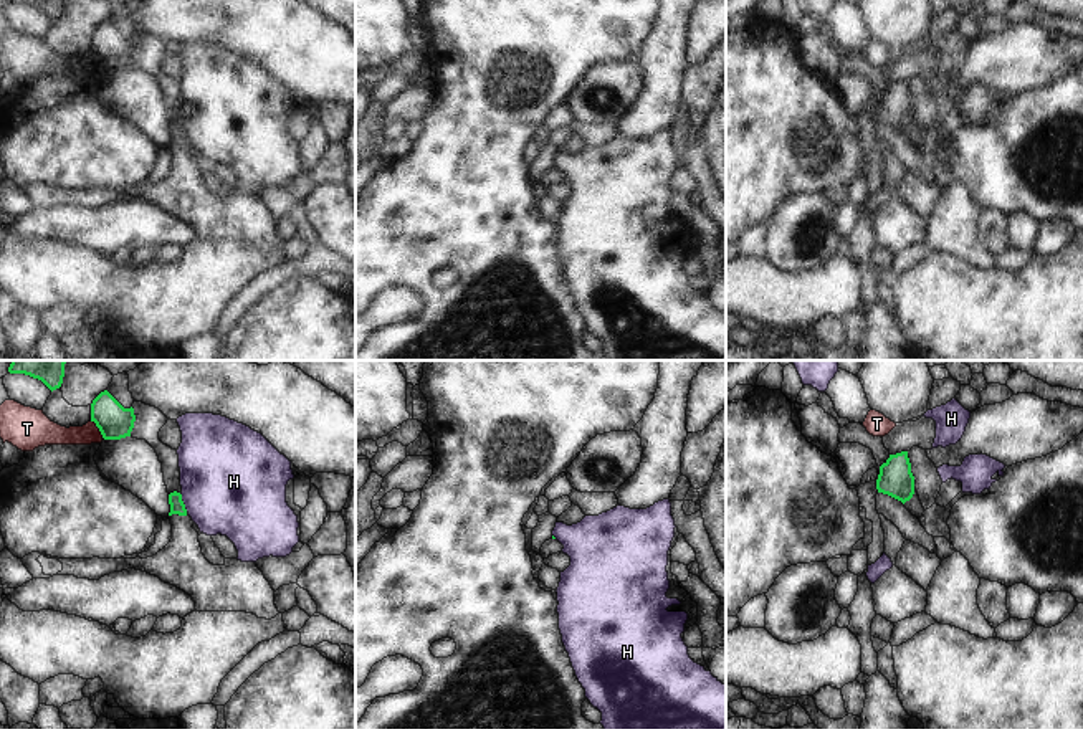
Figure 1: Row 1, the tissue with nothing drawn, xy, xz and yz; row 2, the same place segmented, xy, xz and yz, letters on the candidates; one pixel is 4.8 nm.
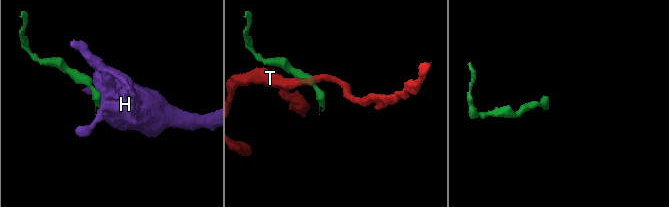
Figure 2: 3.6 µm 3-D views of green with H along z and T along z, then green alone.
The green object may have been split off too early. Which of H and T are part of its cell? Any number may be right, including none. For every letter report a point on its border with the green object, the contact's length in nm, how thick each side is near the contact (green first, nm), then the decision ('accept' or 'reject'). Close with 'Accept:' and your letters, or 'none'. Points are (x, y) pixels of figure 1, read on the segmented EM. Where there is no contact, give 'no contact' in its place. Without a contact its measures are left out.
H: xy (182, 503) | 100 nm | 70/480 nm | reject
T: xy (98, 427) | 110 nm | 170/120 nm | reject
Accept: none

